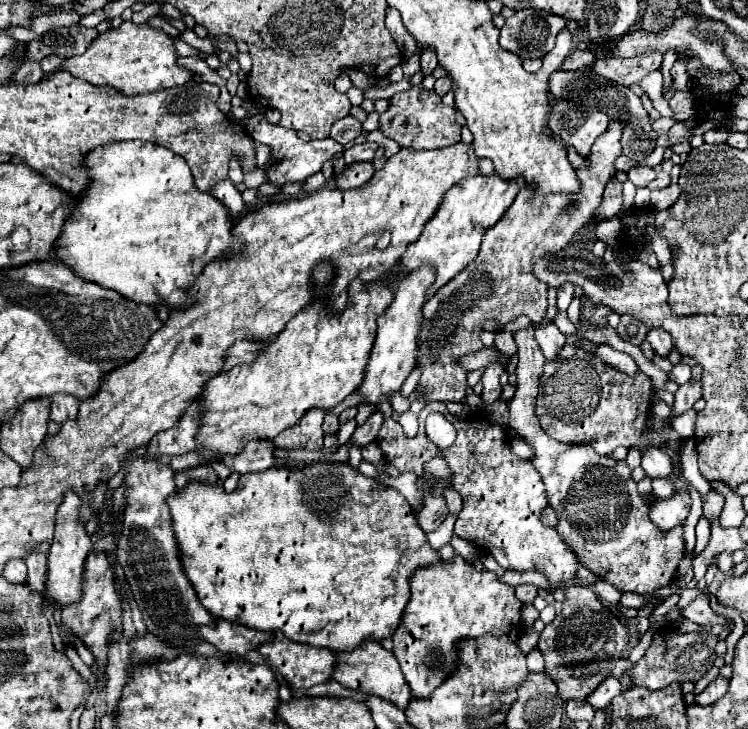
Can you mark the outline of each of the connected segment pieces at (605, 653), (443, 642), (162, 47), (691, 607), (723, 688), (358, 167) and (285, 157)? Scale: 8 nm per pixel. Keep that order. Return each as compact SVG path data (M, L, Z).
M572 586L572 588L564 588L564 592L566 592L564 608L562 608L560 616L556 616L542 630L538 648L546 658L546 674L558 684L560 698L564 702L568 702L568 700L584 702L584 700L588 700L588 694L592 694L592 690L596 690L596 686L600 686L600 682L604 682L604 678L610 676L612 660L618 660L622 656L622 650L626 648L626 644L630 642L630 628L610 608L606 608L590 588Z
M454 556L452 562L442 560L438 564L418 568L410 578L410 594L412 594L410 602L404 610L400 628L396 630L392 642L394 642L394 656L400 662L404 678L412 688L412 694L420 700L428 698L456 670L458 646L462 640L492 634L492 636L508 636L512 642L516 642L520 636L522 602L514 596L514 588L500 582L494 572L486 570L478 572L472 564L464 562L460 556Z
M122 22L118 28L110 28L82 56L68 58L60 70L70 72L74 78L86 80L94 86L114 86L116 90L124 94L150 94L172 86L182 86L192 78L192 72L186 68L180 68L176 64L176 52L172 38L164 34L162 30L154 30L146 24L134 24L134 22Z
M700 594L694 602L690 602L686 608L682 608L682 616L692 620L692 622L698 622L698 624L706 624L706 626L716 626L720 624L722 628L728 628L730 622L722 616L722 614L716 614L710 604L708 604L710 596L704 596Z
M718 676L714 682L708 684L708 688L706 688L704 692L696 694L696 704L706 706L706 704L712 704L712 702L716 702L718 698L722 698L722 696L728 692L728 682L730 682L728 678Z
M354 162L354 164L346 166L340 176L336 176L336 184L340 190L358 188L358 186L364 186L372 178L374 172L376 170L374 170L372 162Z
M258 112L258 114L250 116L250 120L246 124L246 130L256 142L272 146L272 156L268 160L272 164L272 170L268 170L268 180L274 182L274 184L280 184L280 186L286 184L286 182L304 182L312 174L320 172L320 168L326 160L332 160L336 154L342 154L342 146L336 140L326 138L326 140L304 142L302 138L298 138L298 134L294 130L270 124L266 120L264 112Z

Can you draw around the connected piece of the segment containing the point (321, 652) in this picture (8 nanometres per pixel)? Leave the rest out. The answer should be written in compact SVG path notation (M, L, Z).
M278 632L276 640L258 646L258 652L268 658L294 688L328 682L336 666L336 654L332 650L300 646L300 642L288 642L288 638Z

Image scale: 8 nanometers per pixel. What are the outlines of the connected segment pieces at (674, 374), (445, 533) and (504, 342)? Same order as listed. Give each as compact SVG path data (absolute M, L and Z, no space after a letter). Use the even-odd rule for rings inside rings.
M686 364L674 365L672 371L668 374L669 380L681 385L684 384L688 378L692 377L691 367Z
M448 516L434 532L430 532L428 534L428 542L430 542L430 546L432 548L442 548L442 546L446 546L446 544L450 544L450 538L452 538L452 528L454 528L454 522L456 522L456 516Z
M502 330L502 332L496 334L494 346L496 346L496 348L500 350L500 354L504 354L504 356L512 356L512 354L516 352L514 336L512 336L512 332L508 332L508 330Z

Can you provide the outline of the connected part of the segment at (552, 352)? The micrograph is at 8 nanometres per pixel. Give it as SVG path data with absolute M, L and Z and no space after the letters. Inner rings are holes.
M550 322L546 328L538 328L534 332L534 338L540 344L542 354L544 354L546 360L548 358L556 358L556 354L560 354L562 346L566 344L566 336L556 328L554 322Z

